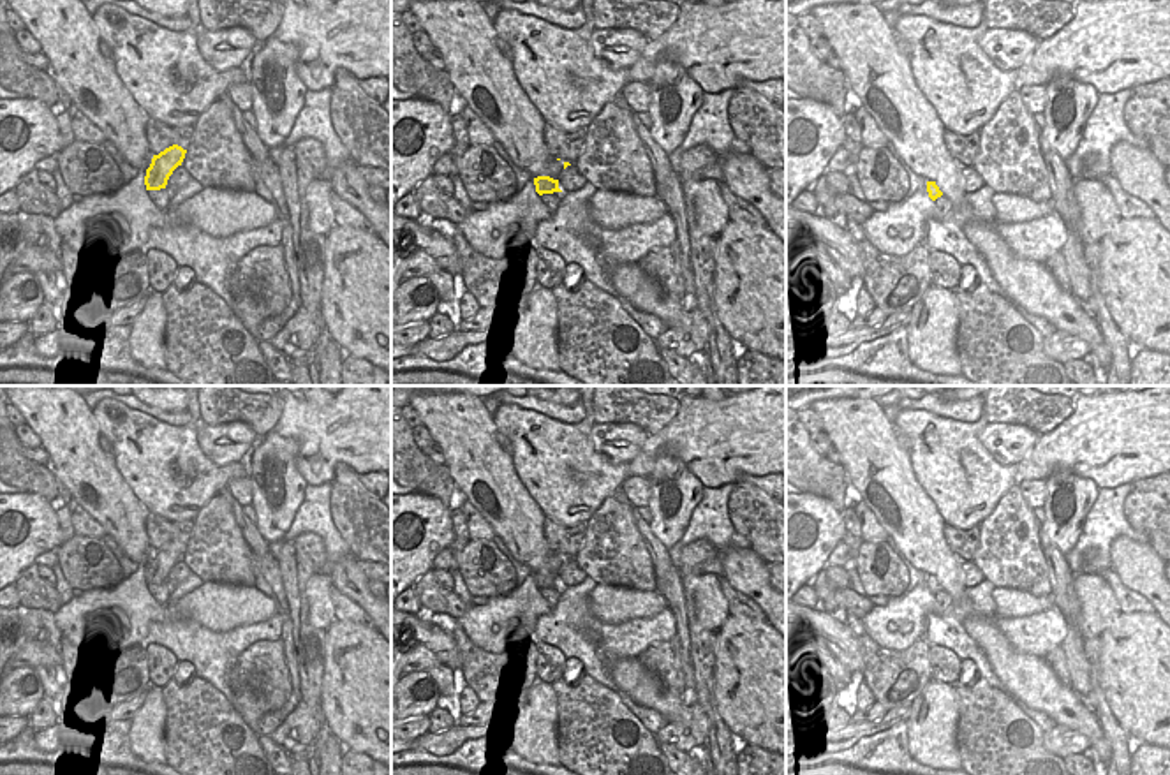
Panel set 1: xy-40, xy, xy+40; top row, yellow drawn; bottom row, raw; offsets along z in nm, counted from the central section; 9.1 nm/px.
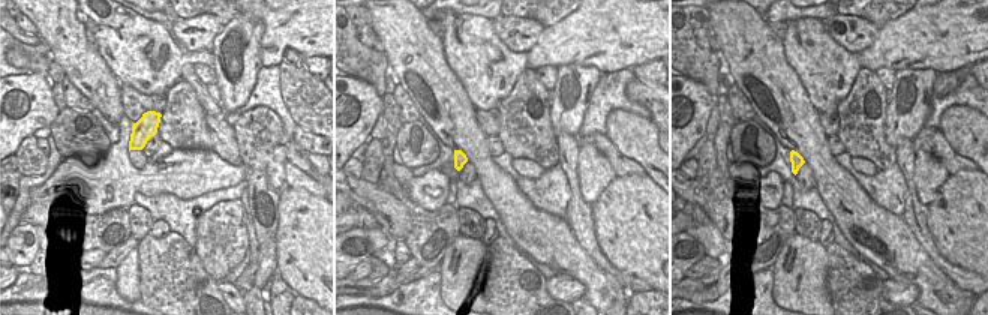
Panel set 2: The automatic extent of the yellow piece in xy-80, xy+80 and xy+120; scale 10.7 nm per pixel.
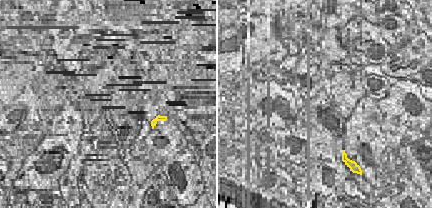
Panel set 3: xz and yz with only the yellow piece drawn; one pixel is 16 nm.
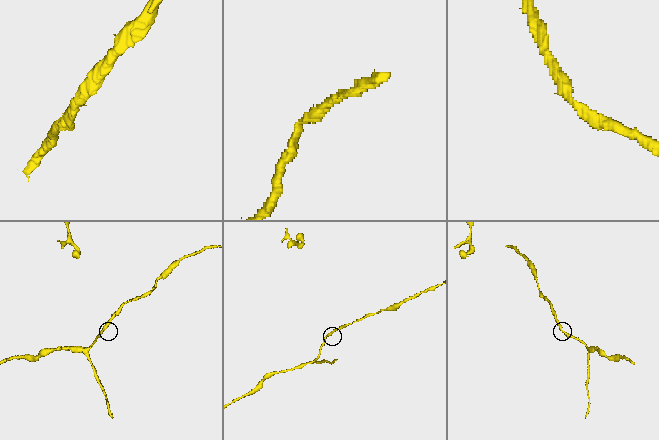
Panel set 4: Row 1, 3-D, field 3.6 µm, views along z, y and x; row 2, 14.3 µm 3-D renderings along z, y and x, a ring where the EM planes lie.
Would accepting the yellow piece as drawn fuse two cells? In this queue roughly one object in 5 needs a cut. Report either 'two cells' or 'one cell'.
one cell

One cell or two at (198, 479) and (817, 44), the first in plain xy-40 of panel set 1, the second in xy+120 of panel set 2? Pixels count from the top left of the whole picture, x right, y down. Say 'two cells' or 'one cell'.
one cell

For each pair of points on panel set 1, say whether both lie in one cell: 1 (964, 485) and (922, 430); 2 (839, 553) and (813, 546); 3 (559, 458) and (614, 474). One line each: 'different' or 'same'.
1: same
2: different
3: same

